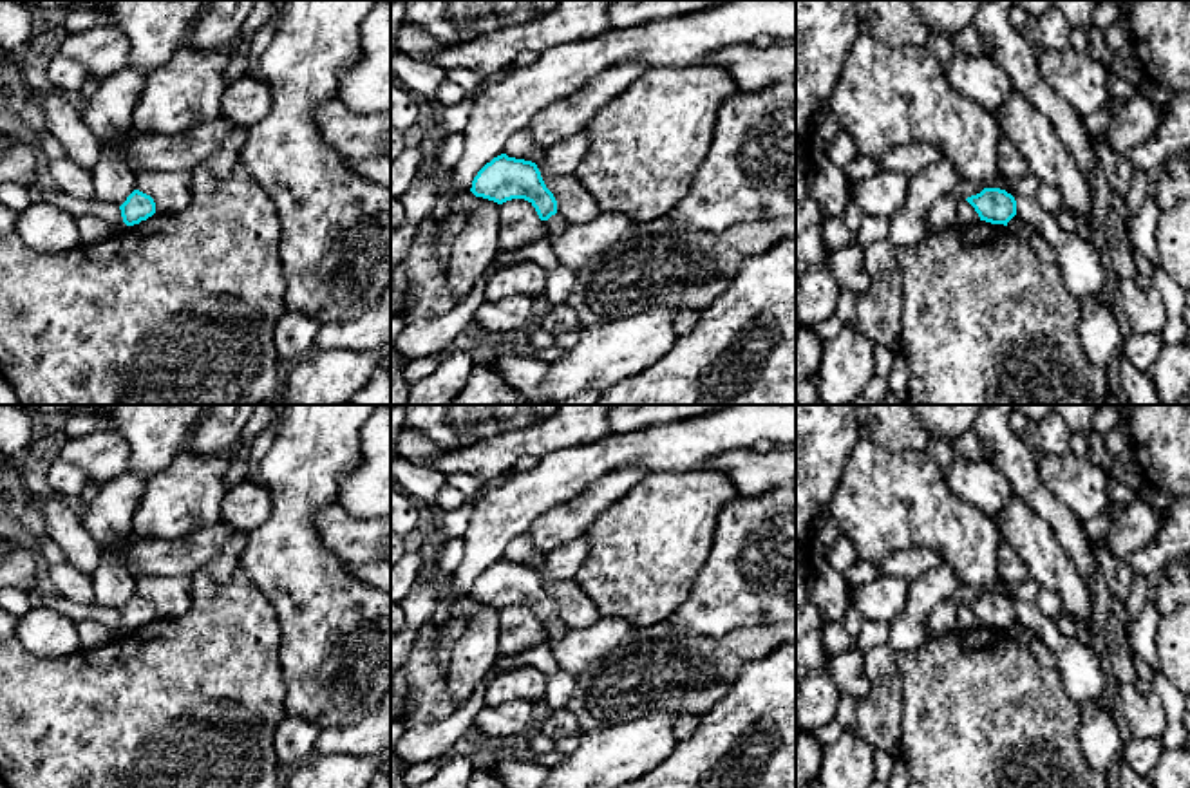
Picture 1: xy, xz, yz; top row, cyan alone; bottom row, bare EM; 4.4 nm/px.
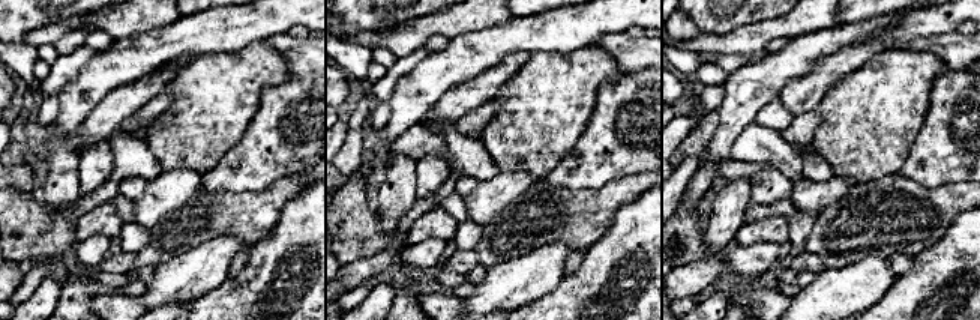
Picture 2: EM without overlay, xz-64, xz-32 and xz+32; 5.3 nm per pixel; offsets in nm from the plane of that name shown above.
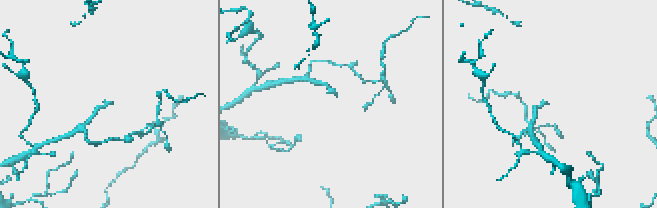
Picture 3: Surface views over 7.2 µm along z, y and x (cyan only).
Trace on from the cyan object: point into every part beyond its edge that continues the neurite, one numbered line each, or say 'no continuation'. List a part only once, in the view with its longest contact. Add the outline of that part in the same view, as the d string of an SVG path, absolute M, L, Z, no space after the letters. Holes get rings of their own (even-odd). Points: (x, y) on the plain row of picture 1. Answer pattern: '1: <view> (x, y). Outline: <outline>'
1: xz (556, 629). Outline: M552 620L548 625L544 625L544 640L553 642L562 638L568 633L568 627L561 620Z

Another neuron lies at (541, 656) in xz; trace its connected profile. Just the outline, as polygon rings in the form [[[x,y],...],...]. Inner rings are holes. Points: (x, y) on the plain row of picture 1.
[[[543,640],[537,647],[530,649],[526,656],[505,658],[499,654],[494,665],[499,674],[519,669],[519,667],[535,667],[546,676],[559,671],[559,663],[546,640]]]

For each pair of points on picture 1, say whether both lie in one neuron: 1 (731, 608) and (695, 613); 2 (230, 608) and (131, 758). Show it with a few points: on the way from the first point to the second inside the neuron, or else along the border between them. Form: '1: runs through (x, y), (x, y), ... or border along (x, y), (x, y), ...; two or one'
1: runs through (722, 608), (704, 611); one
2: runs through (226, 646), (214, 675), (169, 720); one

